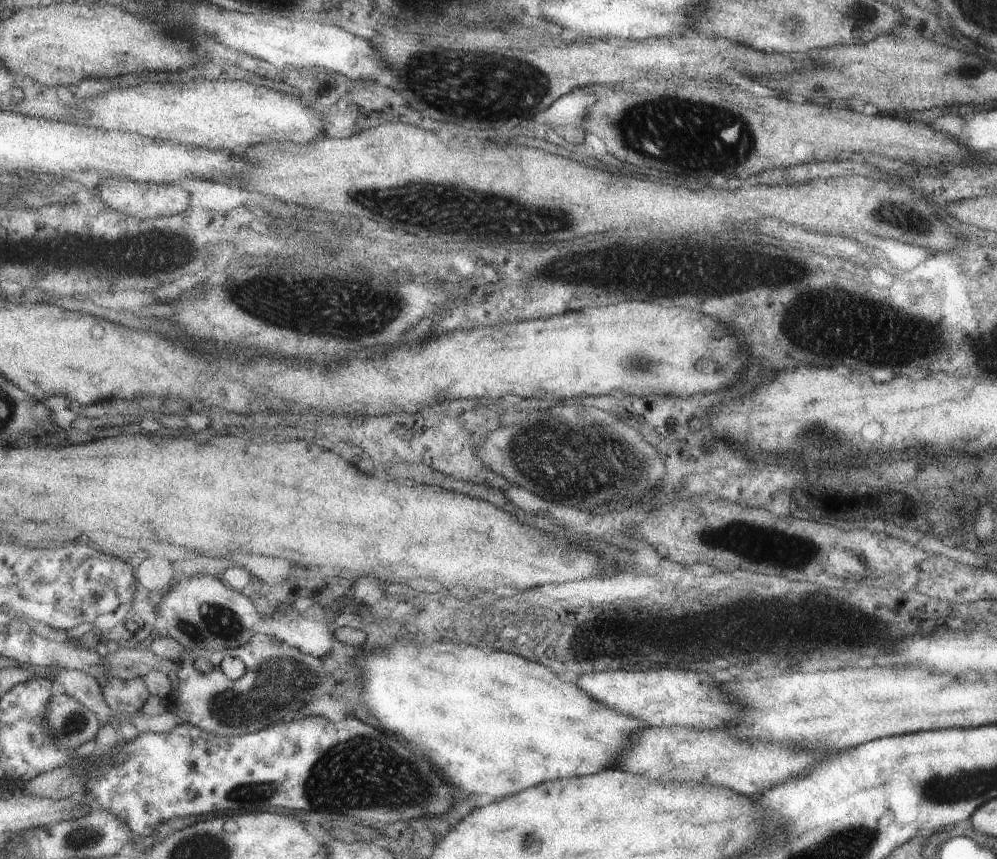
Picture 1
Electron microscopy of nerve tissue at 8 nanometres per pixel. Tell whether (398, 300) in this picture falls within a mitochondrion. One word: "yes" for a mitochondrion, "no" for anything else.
yes

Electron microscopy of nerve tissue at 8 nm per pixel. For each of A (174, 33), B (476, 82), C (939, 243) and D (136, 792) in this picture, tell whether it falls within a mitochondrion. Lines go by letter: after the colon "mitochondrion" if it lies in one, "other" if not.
A: other
B: mitochondrion
C: other
D: other

